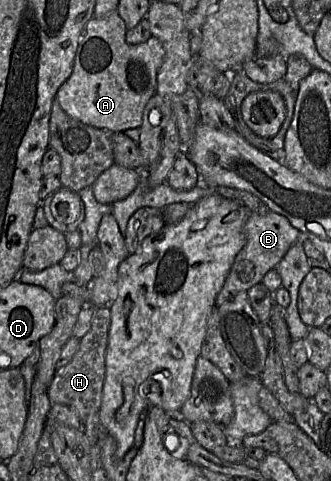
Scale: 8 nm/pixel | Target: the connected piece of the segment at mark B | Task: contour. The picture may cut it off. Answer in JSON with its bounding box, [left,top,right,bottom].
[215,211,306,307]

